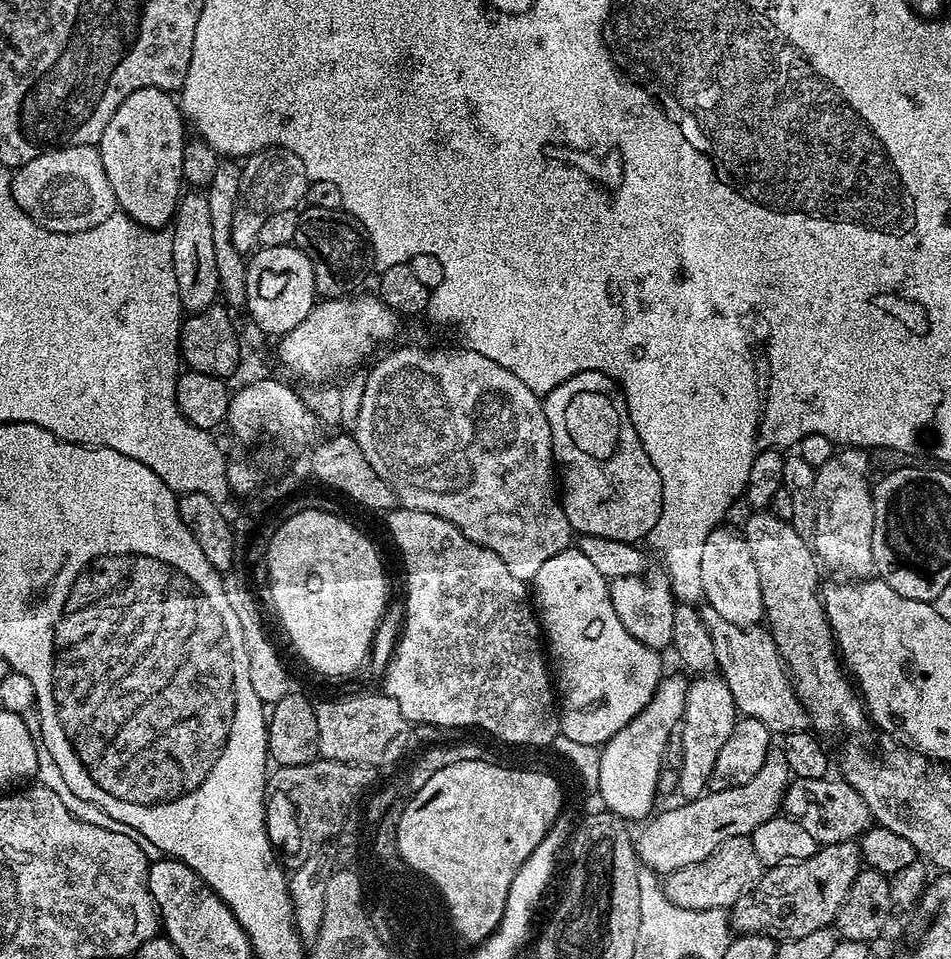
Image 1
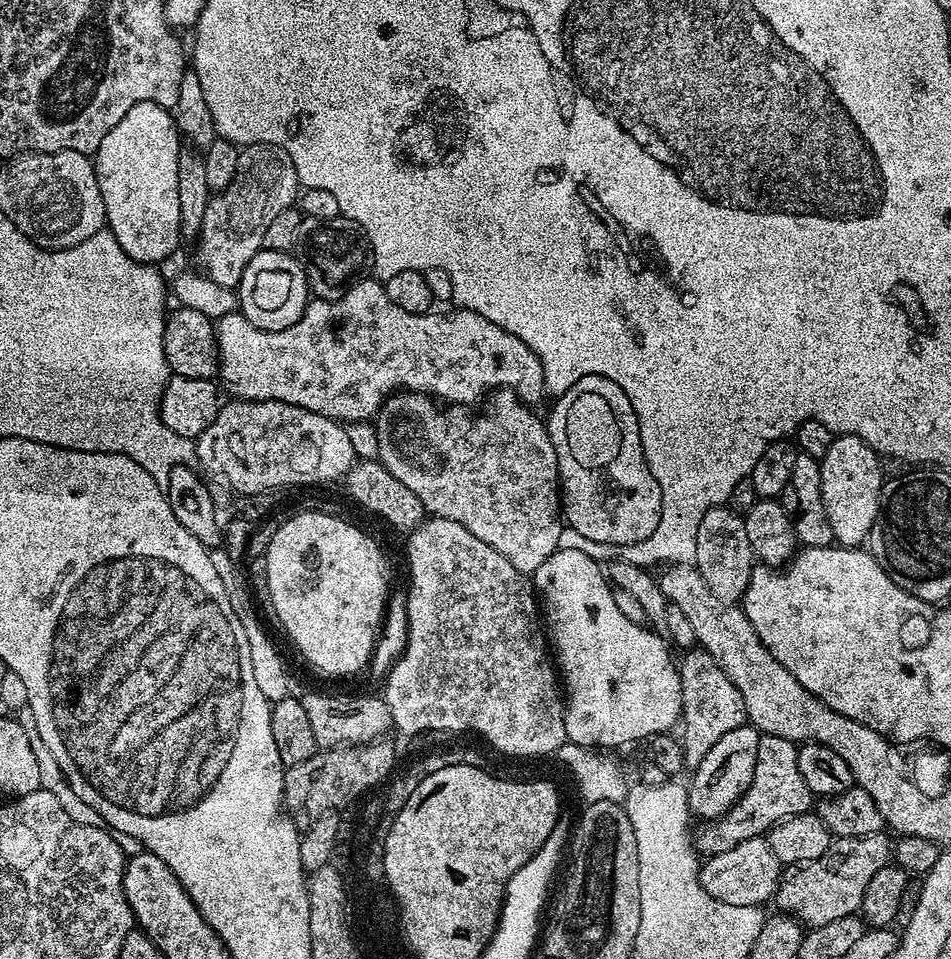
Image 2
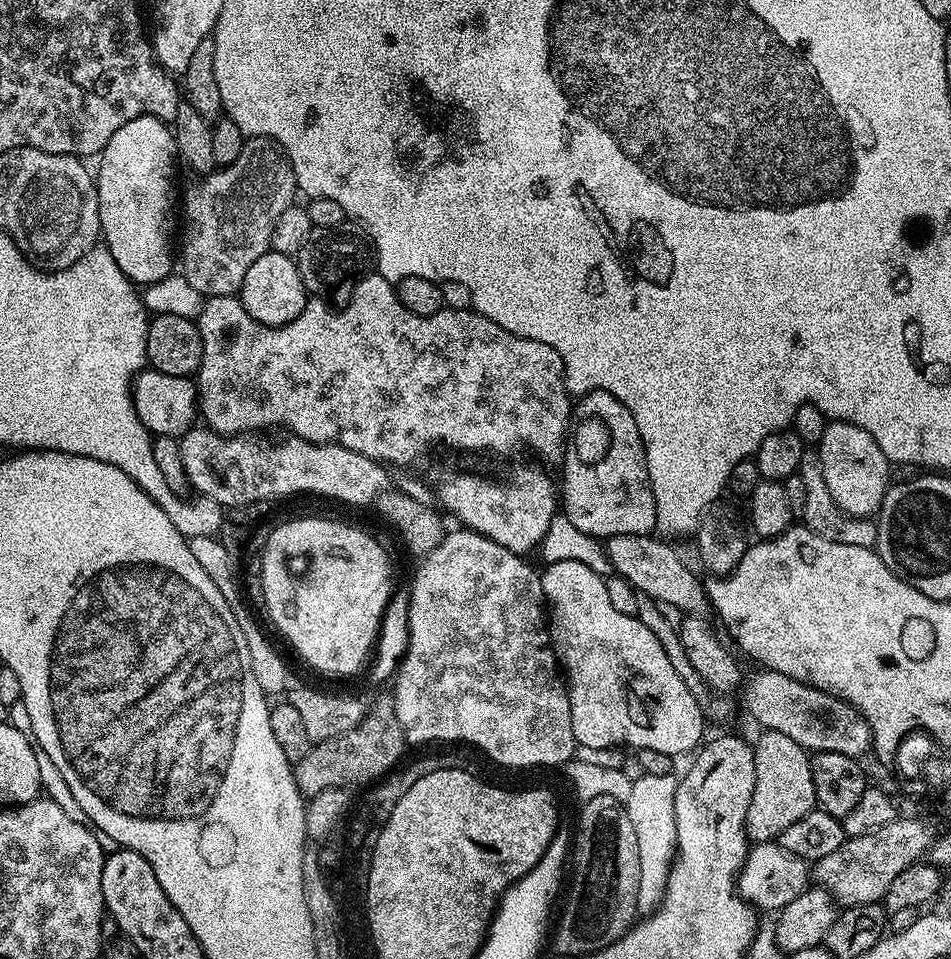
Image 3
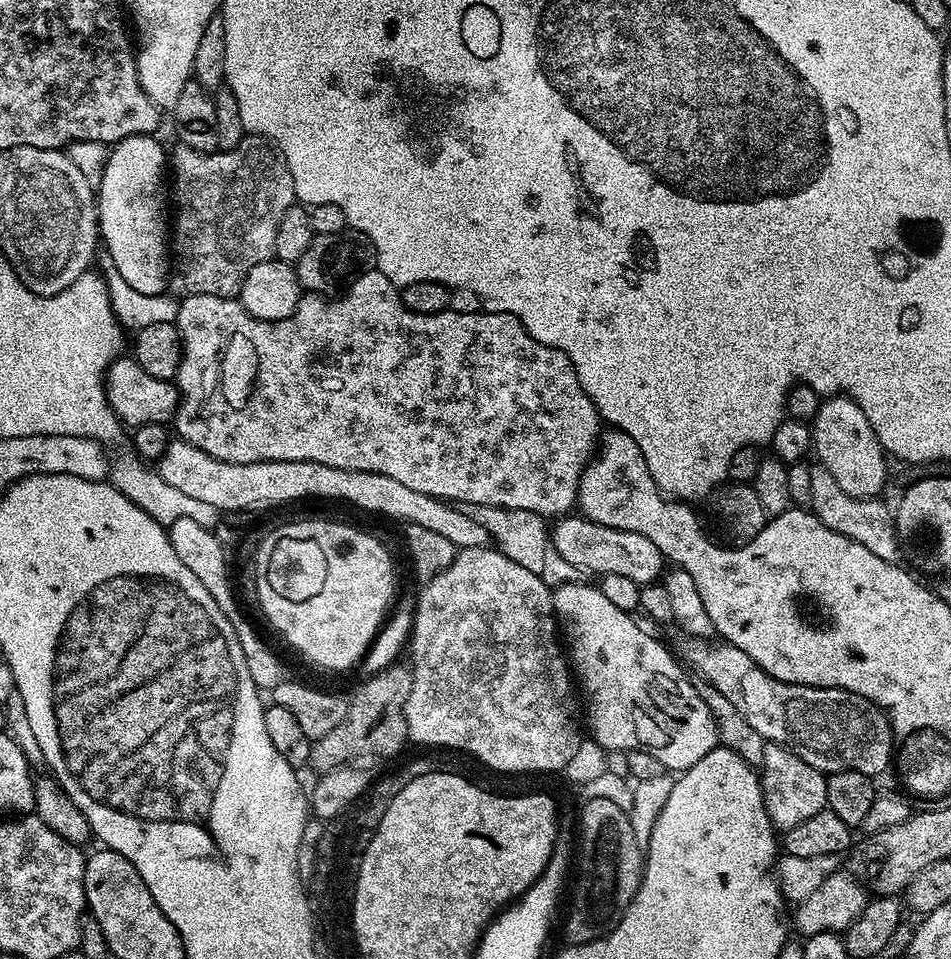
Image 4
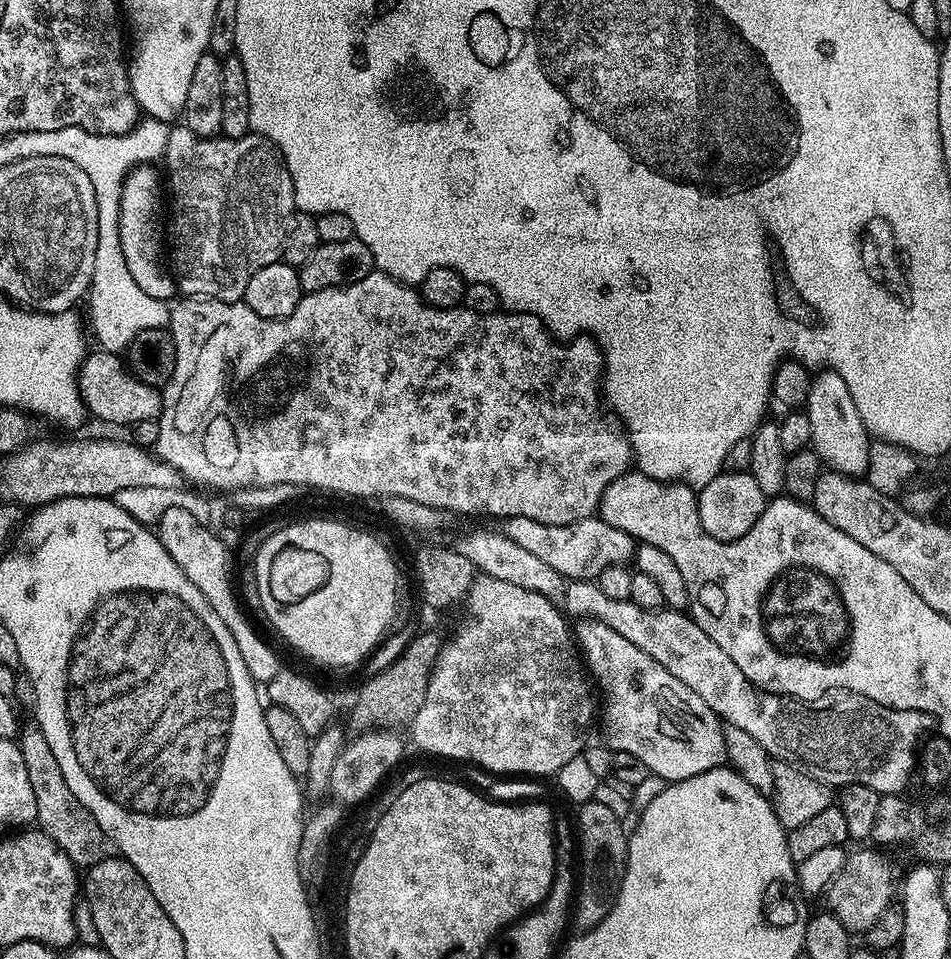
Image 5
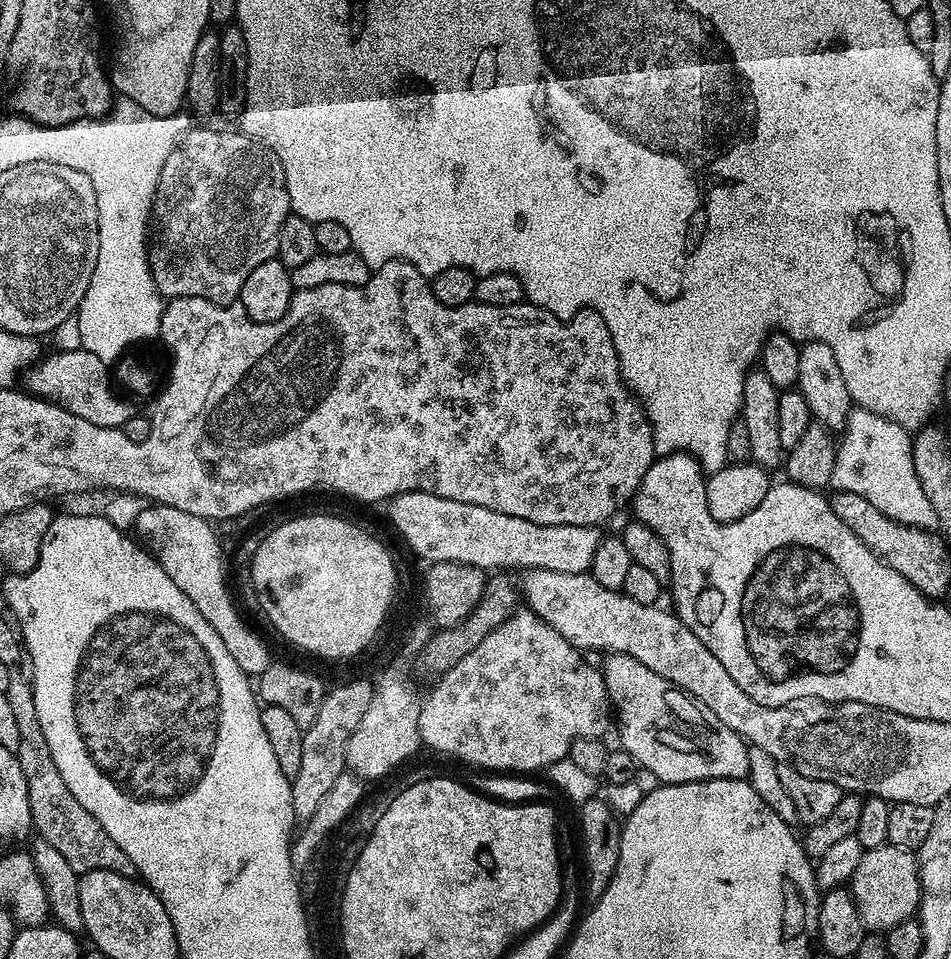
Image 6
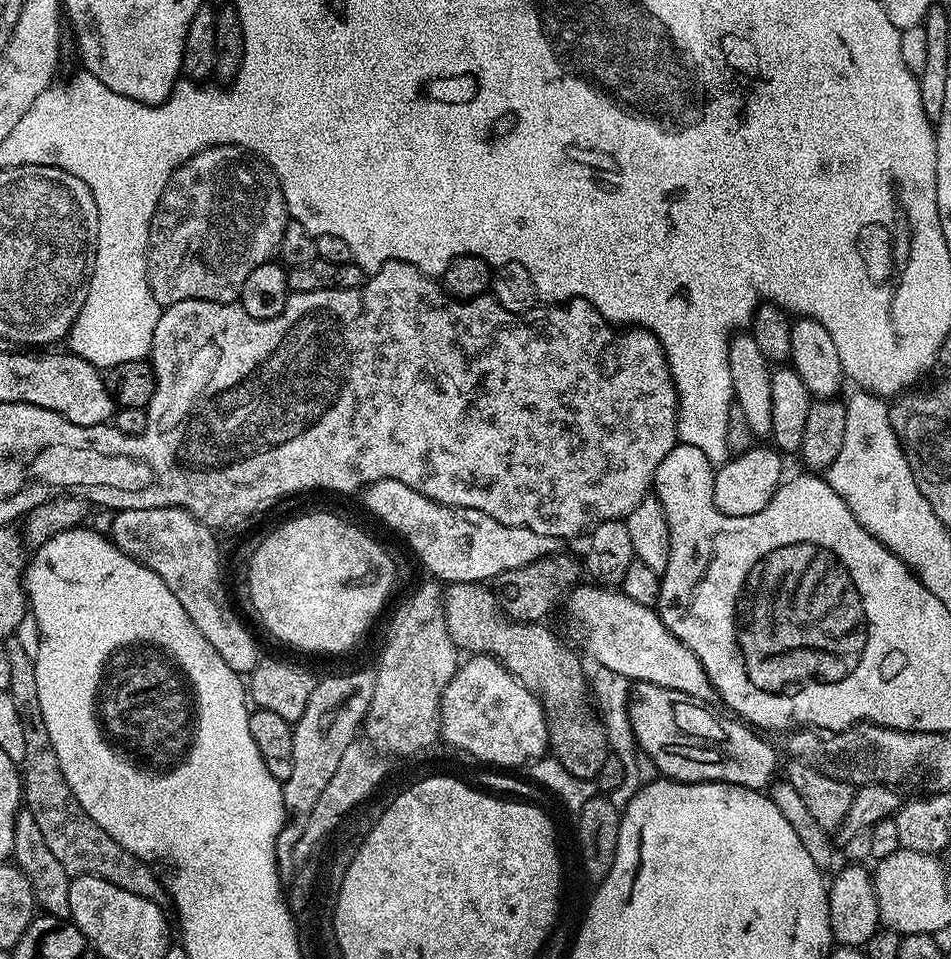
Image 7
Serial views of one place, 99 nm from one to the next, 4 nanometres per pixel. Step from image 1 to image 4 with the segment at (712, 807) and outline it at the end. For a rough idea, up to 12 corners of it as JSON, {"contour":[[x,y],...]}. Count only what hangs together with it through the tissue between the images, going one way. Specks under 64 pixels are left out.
{"contour":[[781,744],[758,765],[766,814],[787,830],[825,811],[828,776]]}

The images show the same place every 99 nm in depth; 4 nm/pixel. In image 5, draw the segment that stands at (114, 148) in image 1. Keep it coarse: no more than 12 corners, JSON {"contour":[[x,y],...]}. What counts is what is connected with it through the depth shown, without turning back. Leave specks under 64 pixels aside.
{"contour":[[152,164],[124,178],[118,256],[150,298],[177,295]]}

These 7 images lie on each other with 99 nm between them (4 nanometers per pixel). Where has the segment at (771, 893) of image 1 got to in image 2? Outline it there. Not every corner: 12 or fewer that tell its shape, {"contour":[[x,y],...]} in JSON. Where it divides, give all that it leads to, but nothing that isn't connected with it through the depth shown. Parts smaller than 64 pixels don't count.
{"contour":[[878,832],[833,839],[785,867],[777,909],[808,928],[857,915],[893,845]]}

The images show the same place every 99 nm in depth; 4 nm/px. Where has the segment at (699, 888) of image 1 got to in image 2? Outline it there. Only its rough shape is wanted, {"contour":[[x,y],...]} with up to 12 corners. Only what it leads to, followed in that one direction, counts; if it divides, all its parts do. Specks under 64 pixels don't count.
{"contour":[[764,836],[709,857],[700,884],[730,906],[763,905],[782,865]]}

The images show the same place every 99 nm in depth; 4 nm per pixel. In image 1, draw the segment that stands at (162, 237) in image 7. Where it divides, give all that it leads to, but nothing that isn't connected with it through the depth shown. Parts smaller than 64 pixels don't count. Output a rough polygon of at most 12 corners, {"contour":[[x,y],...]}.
{"contour":[[264,148],[242,164],[230,234],[258,245],[270,214],[299,209],[310,181],[298,154]]}

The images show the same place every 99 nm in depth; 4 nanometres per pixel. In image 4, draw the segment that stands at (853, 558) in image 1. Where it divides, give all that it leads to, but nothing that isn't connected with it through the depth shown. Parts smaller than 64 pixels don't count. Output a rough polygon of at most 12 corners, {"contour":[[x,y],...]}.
{"contour":[[849,396],[810,421],[815,459],[854,498],[876,498],[889,457]]}

